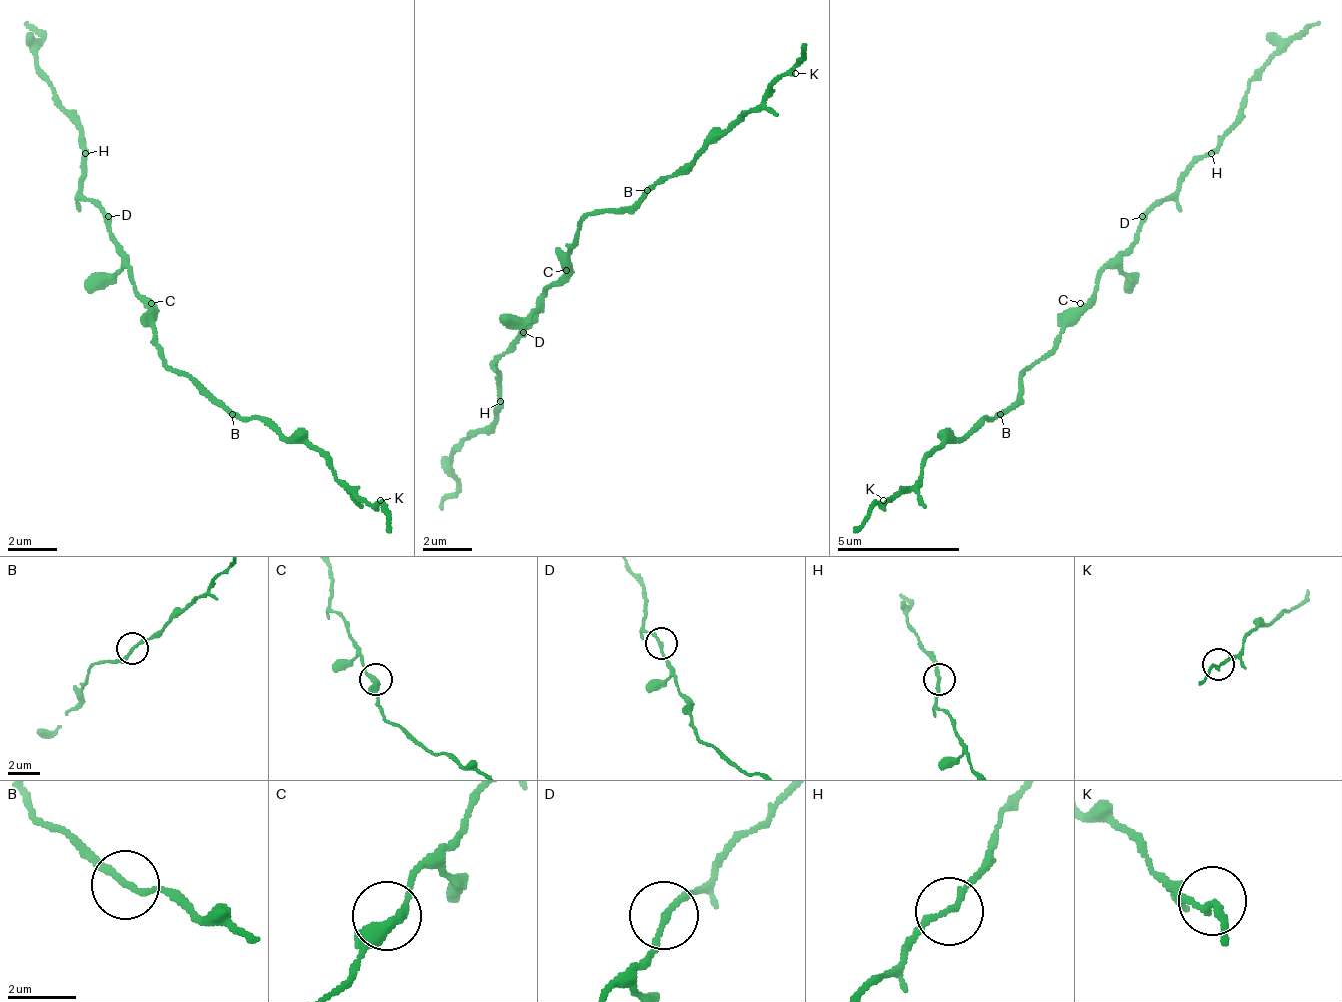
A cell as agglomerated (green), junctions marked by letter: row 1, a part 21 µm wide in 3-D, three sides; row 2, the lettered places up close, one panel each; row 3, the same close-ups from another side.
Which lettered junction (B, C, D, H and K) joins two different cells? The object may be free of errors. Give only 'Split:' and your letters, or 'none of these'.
Split: H

